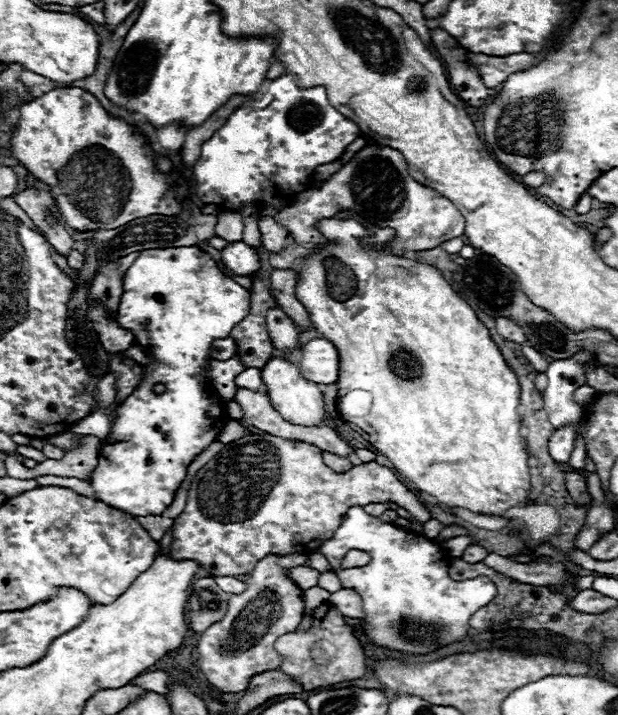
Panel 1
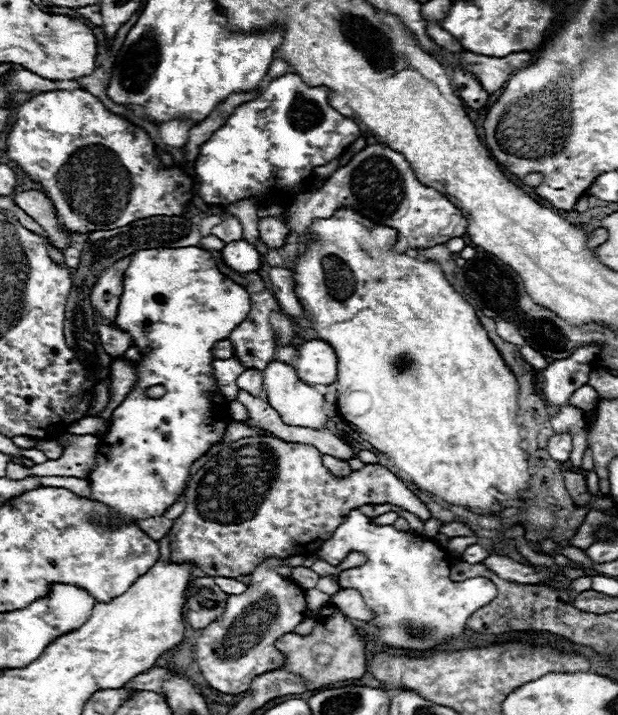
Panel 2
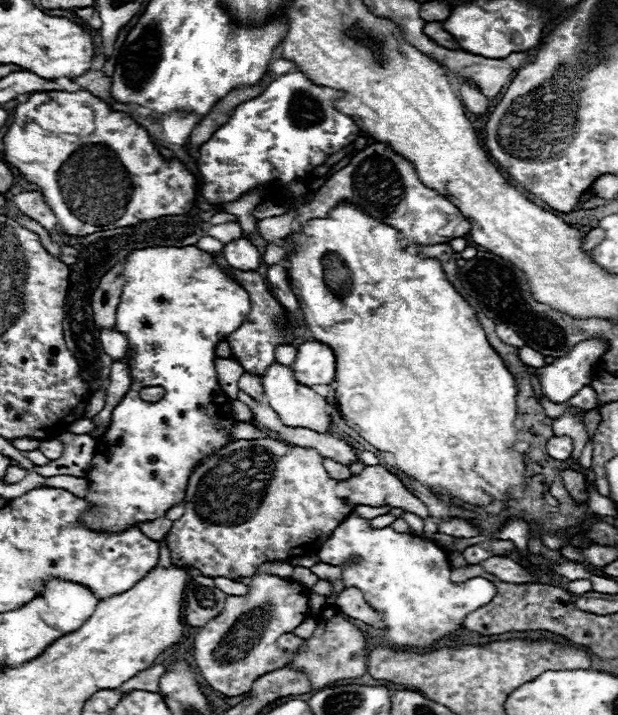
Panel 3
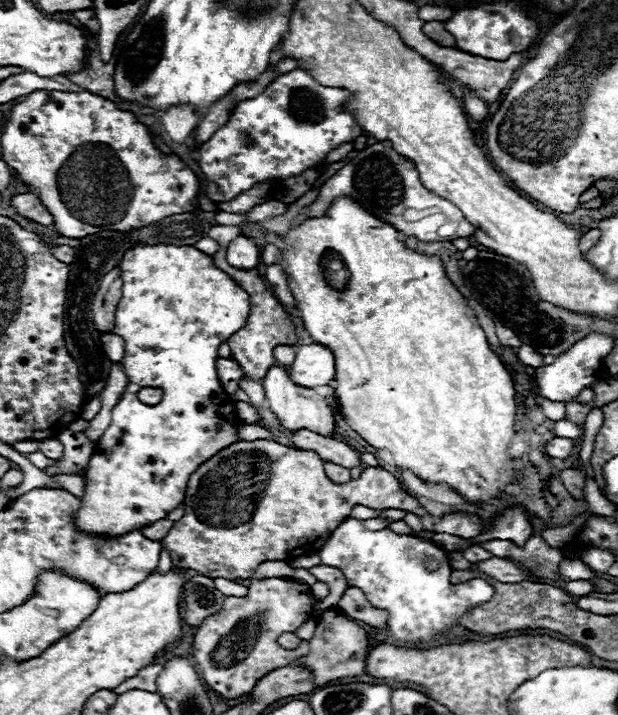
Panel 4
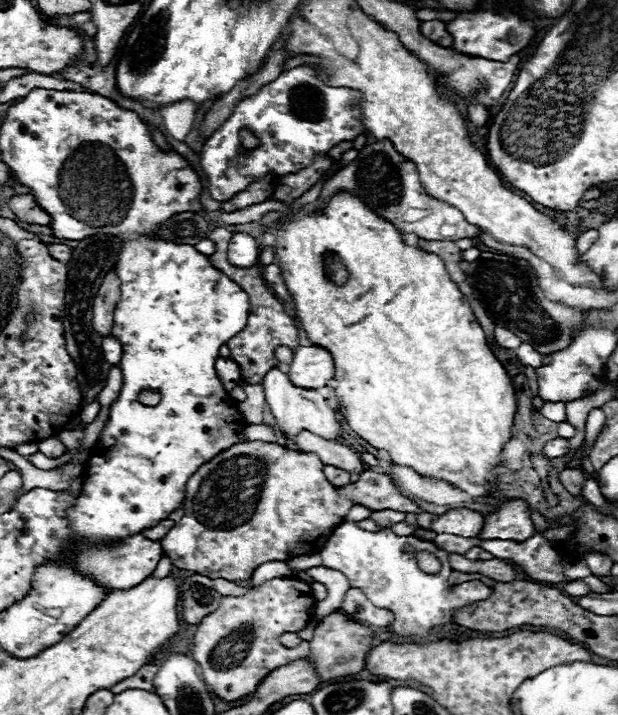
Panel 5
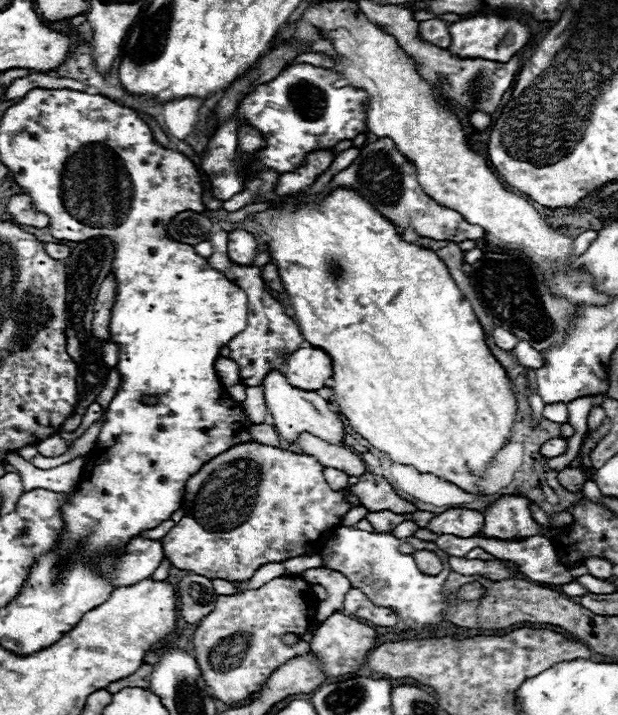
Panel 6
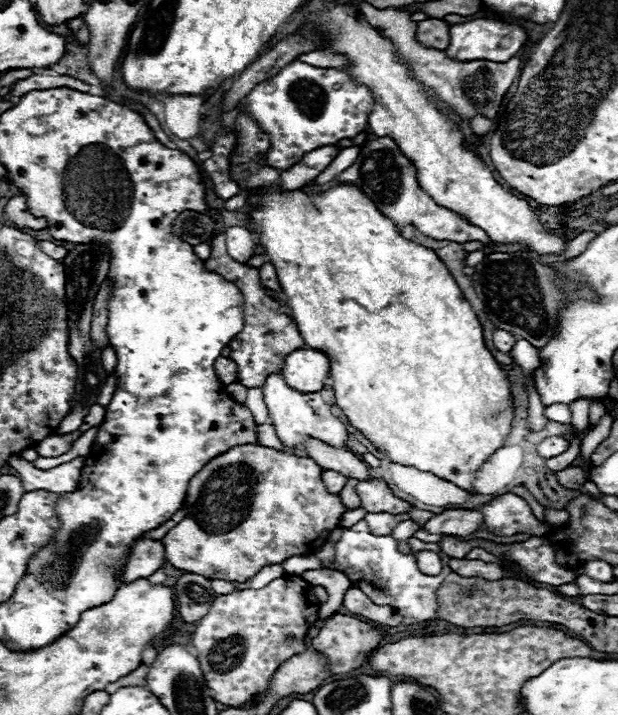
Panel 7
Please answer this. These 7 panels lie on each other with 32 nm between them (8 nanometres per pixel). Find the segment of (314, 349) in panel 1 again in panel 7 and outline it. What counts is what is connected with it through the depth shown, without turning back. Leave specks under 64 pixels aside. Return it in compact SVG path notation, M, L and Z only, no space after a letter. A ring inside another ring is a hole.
M300 348L284 358L282 376L290 388L300 392L318 392L330 376L330 360L324 352Z

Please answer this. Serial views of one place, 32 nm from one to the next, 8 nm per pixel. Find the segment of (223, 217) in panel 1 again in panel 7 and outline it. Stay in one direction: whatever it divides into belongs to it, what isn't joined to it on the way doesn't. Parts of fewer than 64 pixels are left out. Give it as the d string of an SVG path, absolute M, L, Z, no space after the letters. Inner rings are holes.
M224 232L212 238L212 254L206 260L206 268L222 274L226 280L236 284L240 292L246 296L246 328L230 340L230 358L238 366L238 382L246 388L258 388L264 384L266 376L272 372L280 372L284 366L284 356L302 348L304 340L290 316L282 312L282 306L266 294L266 288L260 284L258 268L248 268L232 260L226 252L226 236Z

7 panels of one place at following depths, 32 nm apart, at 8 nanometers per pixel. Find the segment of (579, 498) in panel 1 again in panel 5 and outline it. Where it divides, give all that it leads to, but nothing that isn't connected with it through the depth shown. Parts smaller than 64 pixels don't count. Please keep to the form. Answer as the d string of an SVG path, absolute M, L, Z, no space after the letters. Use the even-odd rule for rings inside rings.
M566 468L560 472L560 482L572 496L582 496L582 486L586 482L586 474L576 468Z

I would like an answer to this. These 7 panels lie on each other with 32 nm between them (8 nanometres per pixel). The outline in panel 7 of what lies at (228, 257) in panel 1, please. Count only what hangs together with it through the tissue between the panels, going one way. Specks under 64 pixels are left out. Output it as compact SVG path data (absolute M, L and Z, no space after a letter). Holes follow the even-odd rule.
M232 226L226 230L226 248L228 248L228 254L240 262L240 264L246 264L254 252L256 252L256 240L254 240L254 234L246 228L240 228L240 226Z

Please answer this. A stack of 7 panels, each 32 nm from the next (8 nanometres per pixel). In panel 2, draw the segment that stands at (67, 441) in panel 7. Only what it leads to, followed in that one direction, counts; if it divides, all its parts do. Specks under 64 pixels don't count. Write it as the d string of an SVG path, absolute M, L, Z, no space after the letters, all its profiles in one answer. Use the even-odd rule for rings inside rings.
M44 440L42 444L40 444L40 450L46 454L46 458L50 458L50 460L58 460L60 456L62 456L62 448L58 446L58 444L54 444L52 440Z

